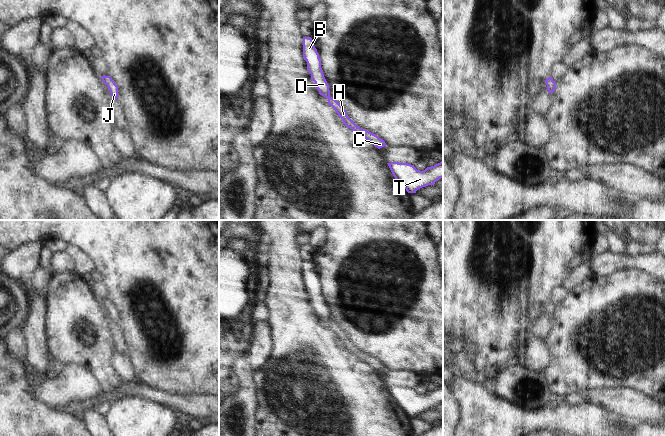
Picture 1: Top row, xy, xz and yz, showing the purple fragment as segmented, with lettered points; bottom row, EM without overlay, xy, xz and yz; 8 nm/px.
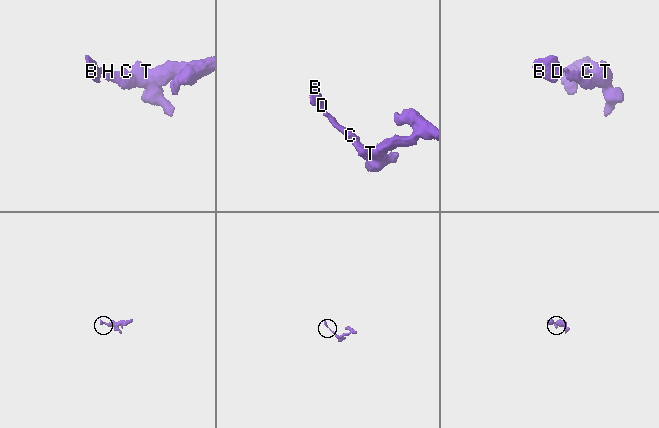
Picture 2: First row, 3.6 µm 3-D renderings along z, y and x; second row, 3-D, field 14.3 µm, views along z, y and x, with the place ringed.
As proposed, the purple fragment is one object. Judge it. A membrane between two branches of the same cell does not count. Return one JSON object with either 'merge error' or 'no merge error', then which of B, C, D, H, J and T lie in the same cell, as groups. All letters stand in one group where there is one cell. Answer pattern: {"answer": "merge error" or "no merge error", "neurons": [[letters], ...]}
{"answer": "no merge error", "neurons": [["B", "C", "D", "H", "J", "T"]]}

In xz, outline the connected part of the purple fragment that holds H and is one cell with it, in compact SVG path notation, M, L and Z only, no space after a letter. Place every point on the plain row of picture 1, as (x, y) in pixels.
M303 261L303 282L307 286L307 295L311 298L311 304L315 306L315 312L319 314L320 319L328 323L328 329L331 329L335 333L345 350L358 357L361 361L367 363L378 373L386 370L385 365L377 359L358 351L348 341L345 333L330 320L329 309L321 292L321 284L311 261Z

